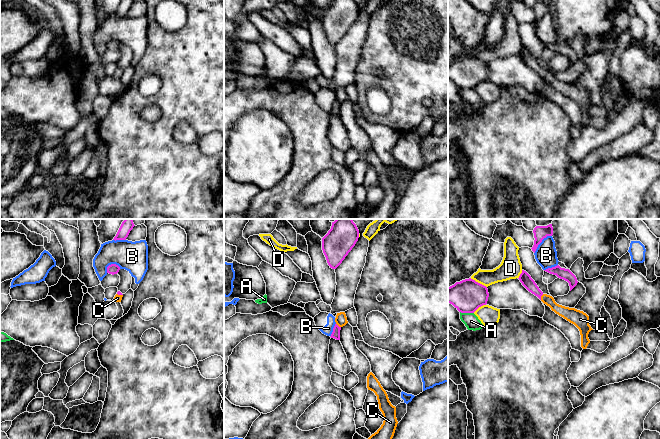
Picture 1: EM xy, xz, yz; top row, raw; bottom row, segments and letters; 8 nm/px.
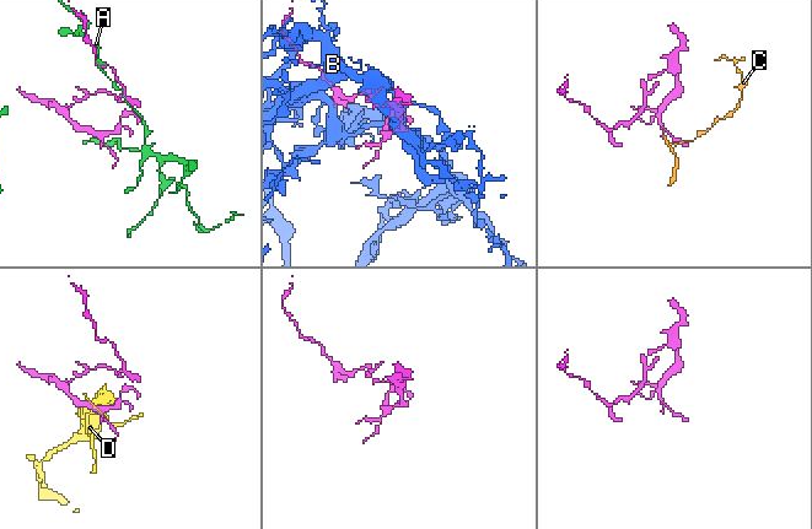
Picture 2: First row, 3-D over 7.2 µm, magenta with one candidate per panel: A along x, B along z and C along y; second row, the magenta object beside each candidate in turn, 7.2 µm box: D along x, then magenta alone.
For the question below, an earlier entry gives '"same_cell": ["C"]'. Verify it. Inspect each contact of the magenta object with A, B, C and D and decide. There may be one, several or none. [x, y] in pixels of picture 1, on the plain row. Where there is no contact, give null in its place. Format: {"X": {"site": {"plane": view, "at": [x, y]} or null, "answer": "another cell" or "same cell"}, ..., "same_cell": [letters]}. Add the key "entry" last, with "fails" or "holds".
{"A": {"site": {"plane": "yz", "at": [467, 88]}, "answer": "another cell"}, "B": {"site": {"plane": "yz", "at": [541, 17]}, "answer": "another cell"}, "C": {"site": {"plane": "yz", "at": [540, 73]}, "answer": "same cell"}, "D": {"site": {"plane": "yz", "at": [477, 58]}, "answer": "another cell"}, "same_cell": ["C"], "entry": "holds"}

